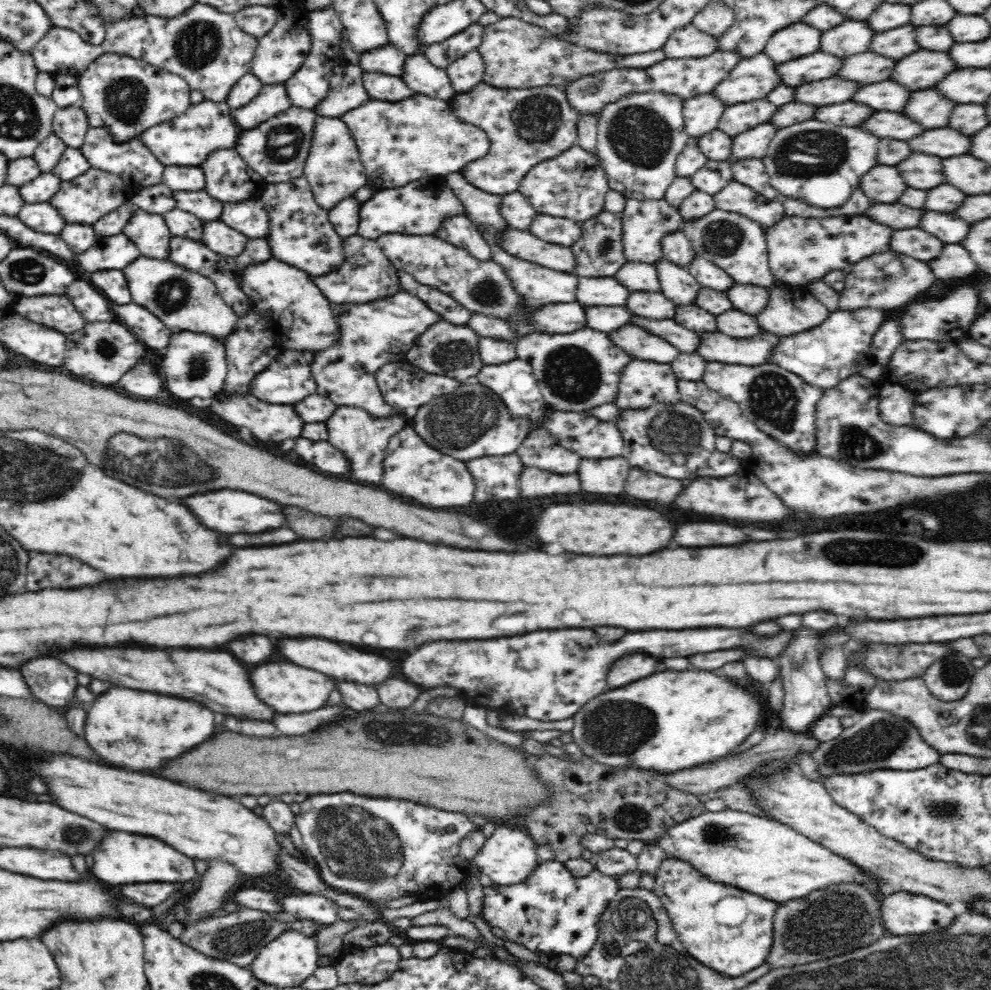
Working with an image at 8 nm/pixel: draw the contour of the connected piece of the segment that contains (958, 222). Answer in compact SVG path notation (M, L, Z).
M928 212L926 218L922 218L920 224L926 232L940 238L944 244L956 244L966 240L970 232L970 224L958 218L956 214L940 214L940 212Z

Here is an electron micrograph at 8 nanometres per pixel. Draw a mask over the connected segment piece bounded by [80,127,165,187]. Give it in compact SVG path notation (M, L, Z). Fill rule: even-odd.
M90 127L80 149L92 168L106 171L116 176L130 178L134 184L139 184L142 187L163 183L165 165L156 158L156 155L138 137L126 141L116 141L108 128Z

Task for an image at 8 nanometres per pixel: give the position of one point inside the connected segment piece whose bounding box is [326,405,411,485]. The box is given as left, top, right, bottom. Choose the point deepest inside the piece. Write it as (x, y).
(370, 434)

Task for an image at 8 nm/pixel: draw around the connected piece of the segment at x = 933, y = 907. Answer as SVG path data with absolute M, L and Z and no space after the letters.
M898 892L882 900L882 922L896 936L944 930L954 918L956 914L944 902L926 896Z

